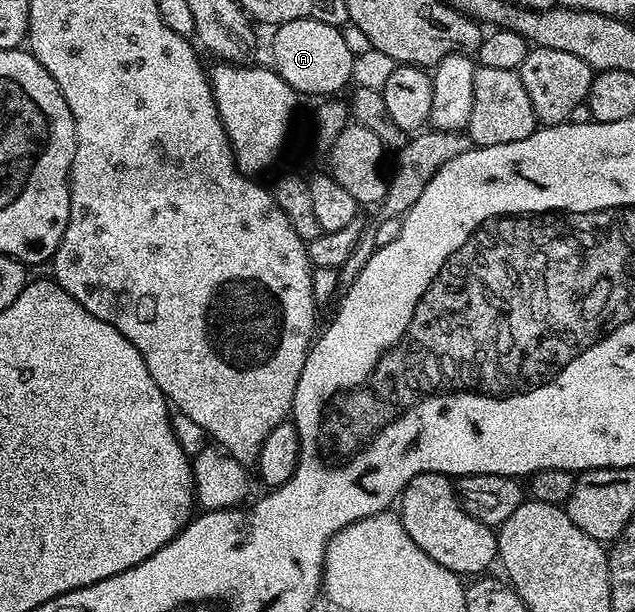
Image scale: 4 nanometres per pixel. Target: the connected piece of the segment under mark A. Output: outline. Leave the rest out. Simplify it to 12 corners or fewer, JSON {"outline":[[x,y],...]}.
{"outline":[[315,19],[274,35],[279,77],[330,97],[351,82],[341,30]]}

